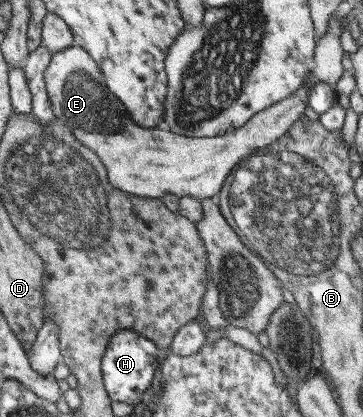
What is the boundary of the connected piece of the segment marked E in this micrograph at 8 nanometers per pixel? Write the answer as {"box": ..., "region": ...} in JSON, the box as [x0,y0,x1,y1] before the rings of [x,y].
{"box":[46,16,344,201],"region":[[[331,16],[324,35],[320,37],[316,35],[316,53],[314,53],[312,66],[308,71],[308,80],[304,80],[306,84],[301,84],[294,94],[290,94],[272,107],[257,113],[246,125],[230,130],[221,136],[211,138],[190,137],[174,133],[164,126],[158,129],[144,129],[144,127],[136,125],[136,121],[132,119],[126,105],[106,85],[106,79],[104,79],[104,73],[102,73],[100,65],[94,61],[94,57],[90,55],[89,51],[78,45],[53,53],[52,61],[46,70],[48,95],[50,95],[55,115],[73,131],[74,135],[88,149],[92,149],[104,161],[108,175],[110,175],[110,183],[114,187],[145,198],[163,198],[168,193],[174,193],[180,198],[196,197],[196,199],[202,201],[216,195],[224,187],[229,174],[236,169],[243,158],[252,156],[256,149],[266,148],[268,145],[276,143],[278,138],[285,135],[293,127],[294,121],[300,119],[300,115],[304,115],[308,91],[318,81],[331,87],[338,81],[343,72],[340,59],[344,55],[344,51],[340,48],[341,29],[338,25],[337,20]]]}

